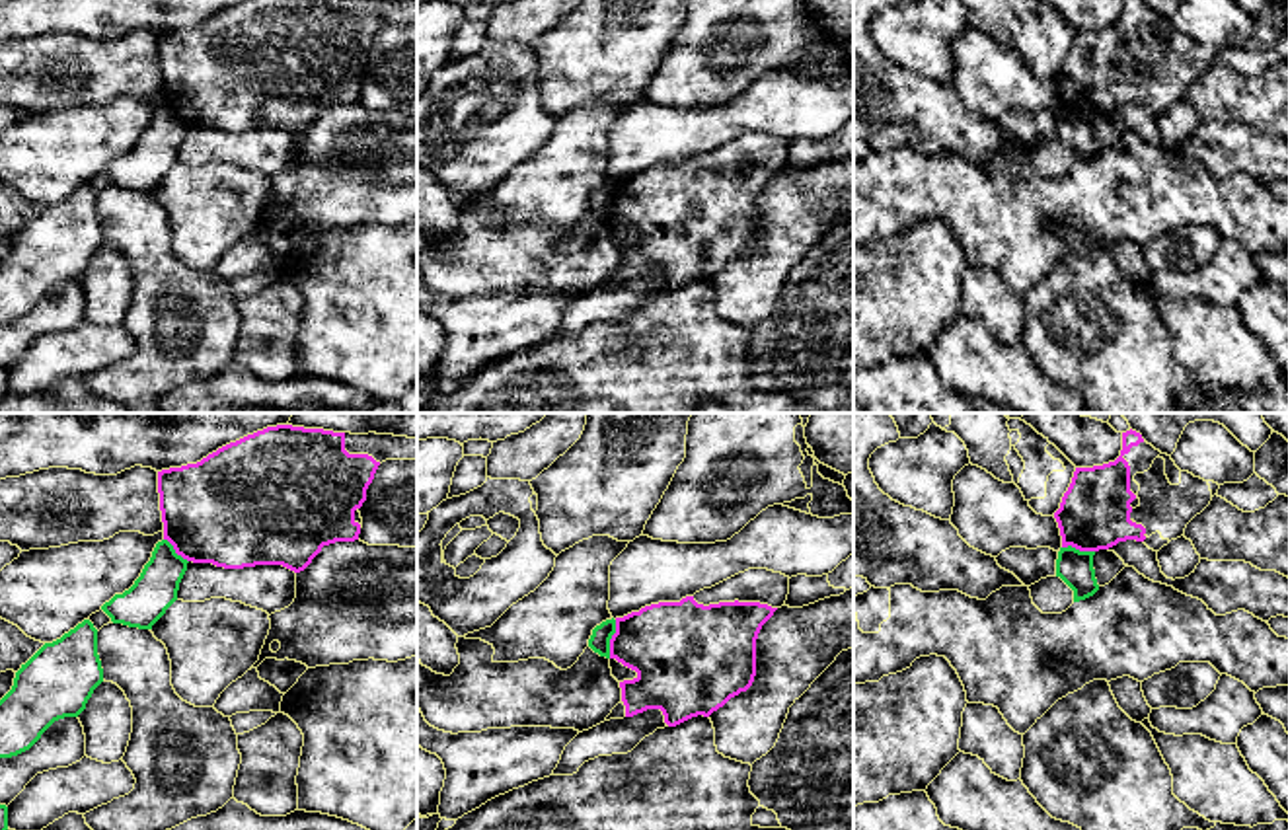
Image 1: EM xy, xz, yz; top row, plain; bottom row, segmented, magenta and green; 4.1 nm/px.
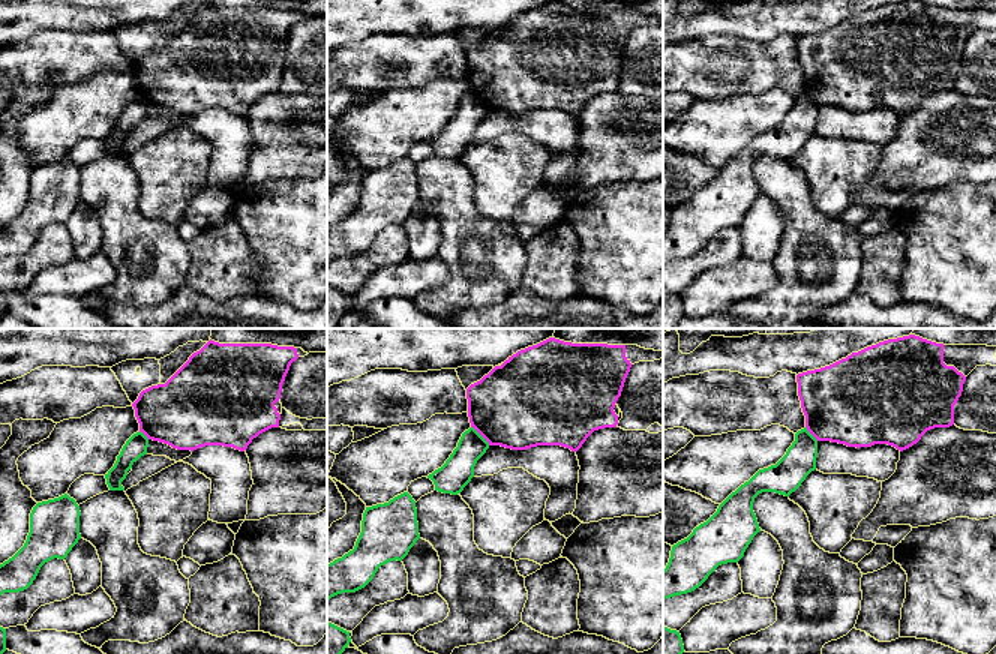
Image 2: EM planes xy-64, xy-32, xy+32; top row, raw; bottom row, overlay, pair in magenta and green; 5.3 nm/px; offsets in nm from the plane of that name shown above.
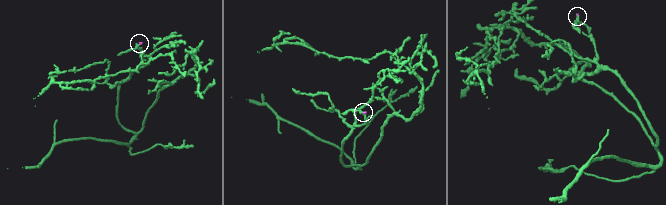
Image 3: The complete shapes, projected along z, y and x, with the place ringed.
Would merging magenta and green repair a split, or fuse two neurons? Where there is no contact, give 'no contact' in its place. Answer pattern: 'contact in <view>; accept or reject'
contact in xz; reject

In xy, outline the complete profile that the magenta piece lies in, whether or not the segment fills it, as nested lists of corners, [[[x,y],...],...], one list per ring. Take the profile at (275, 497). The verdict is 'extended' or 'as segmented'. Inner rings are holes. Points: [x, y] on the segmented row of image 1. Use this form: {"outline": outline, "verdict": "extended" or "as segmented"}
{"outline": [[[277,425],[247,434],[197,464],[158,472],[164,540],[193,563],[224,569],[283,565],[304,571],[323,546],[355,542],[355,510],[386,460],[415,460],[417,438]]], "verdict": "extended"}

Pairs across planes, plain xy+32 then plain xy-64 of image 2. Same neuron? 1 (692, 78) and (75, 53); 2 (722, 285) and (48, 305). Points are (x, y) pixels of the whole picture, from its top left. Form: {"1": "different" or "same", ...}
{"1": "same", "2": "different"}

